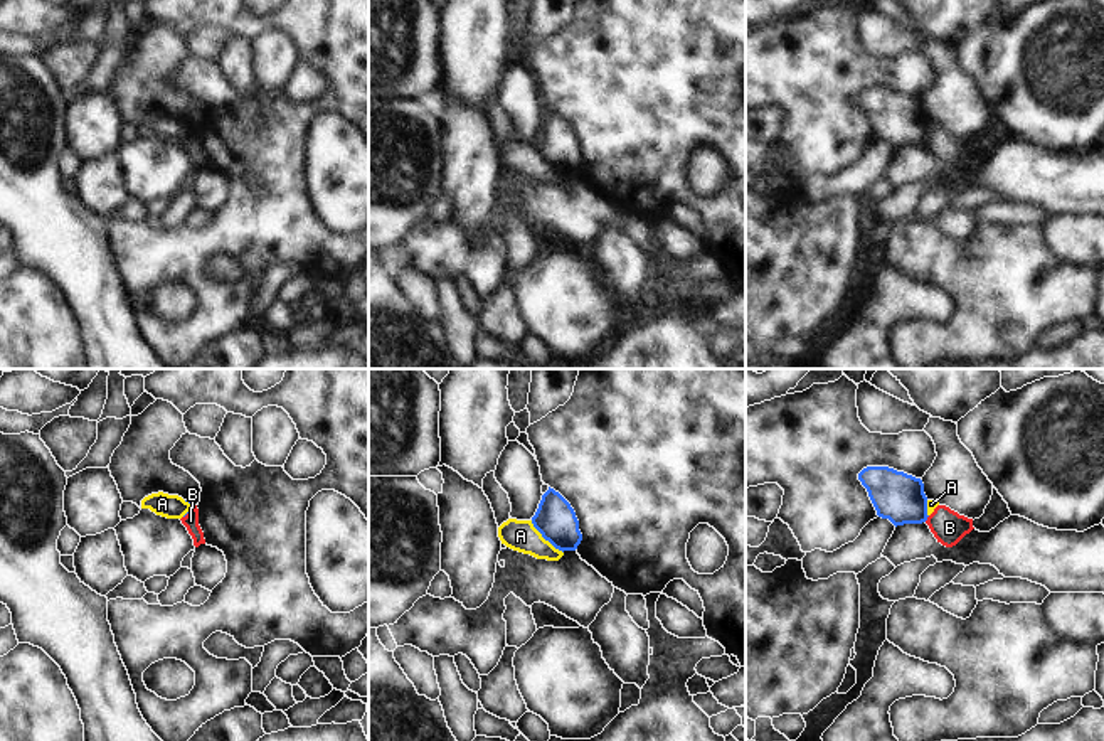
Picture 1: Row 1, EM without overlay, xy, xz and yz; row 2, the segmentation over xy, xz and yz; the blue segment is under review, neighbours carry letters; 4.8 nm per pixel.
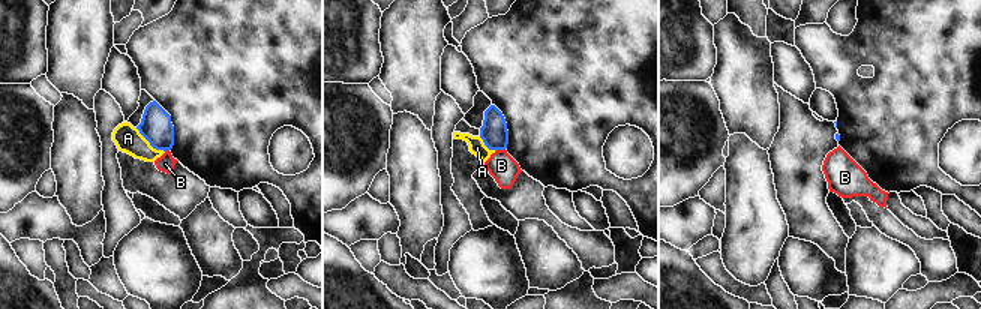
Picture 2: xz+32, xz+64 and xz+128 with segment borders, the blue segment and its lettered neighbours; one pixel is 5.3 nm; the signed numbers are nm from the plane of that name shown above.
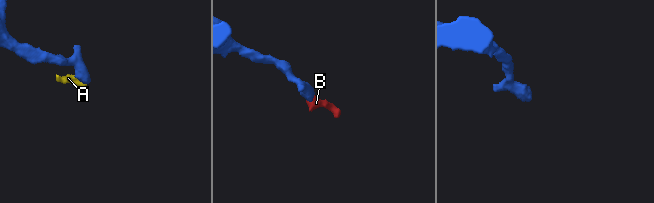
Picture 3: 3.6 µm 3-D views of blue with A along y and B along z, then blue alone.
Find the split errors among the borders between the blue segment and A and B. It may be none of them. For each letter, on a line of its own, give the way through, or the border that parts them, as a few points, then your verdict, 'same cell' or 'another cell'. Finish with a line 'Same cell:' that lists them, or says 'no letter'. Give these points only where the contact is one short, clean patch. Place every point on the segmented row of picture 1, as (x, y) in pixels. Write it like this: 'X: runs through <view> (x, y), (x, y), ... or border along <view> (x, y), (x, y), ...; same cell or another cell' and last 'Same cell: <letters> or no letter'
A: border along xz (530, 521), (562, 553); another cell
B: border along yz (929, 516), (924, 521); another cell
Same cell: no letter

